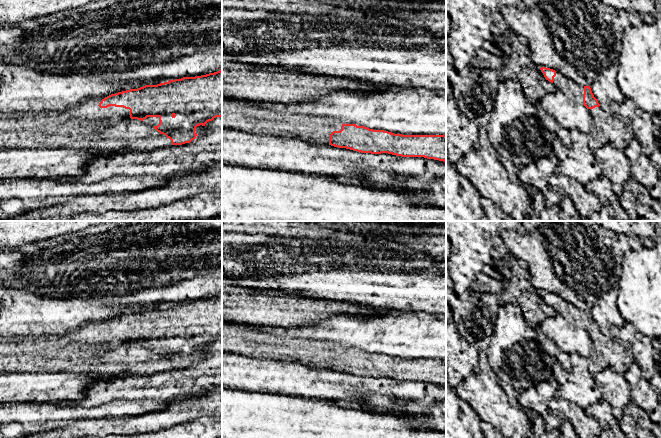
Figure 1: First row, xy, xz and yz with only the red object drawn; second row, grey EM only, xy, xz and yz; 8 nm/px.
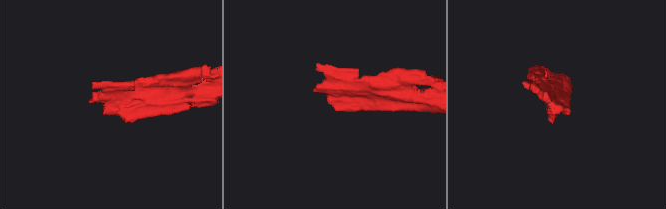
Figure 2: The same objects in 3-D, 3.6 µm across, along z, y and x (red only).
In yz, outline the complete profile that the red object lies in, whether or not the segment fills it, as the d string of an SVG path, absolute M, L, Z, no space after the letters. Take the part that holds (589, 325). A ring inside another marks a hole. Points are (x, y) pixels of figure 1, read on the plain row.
M541 291L546 304L553 307L557 314L562 315L572 325L584 329L590 336L593 346L588 358L588 370L592 375L607 367L613 368L621 375L625 375L634 363L631 349L619 341L606 337L594 321L590 310L580 310L558 295Z

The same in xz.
M222 321L222 351L257 359L298 362L310 368L331 369L361 377L388 377L401 381L424 381L446 386L446 359L402 359L373 354L355 348L343 348L336 343L293 339L264 333L261 326Z

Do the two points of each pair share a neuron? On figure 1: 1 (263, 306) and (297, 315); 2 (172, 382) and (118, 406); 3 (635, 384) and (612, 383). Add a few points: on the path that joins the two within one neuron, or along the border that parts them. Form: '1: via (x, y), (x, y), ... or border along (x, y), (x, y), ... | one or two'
1: via (271, 309), (289, 311) | one
2: border along (153, 398), (114, 400), (107, 403) | two
3: border along (623, 375), (628, 385), (628, 396), (631, 400) | two

